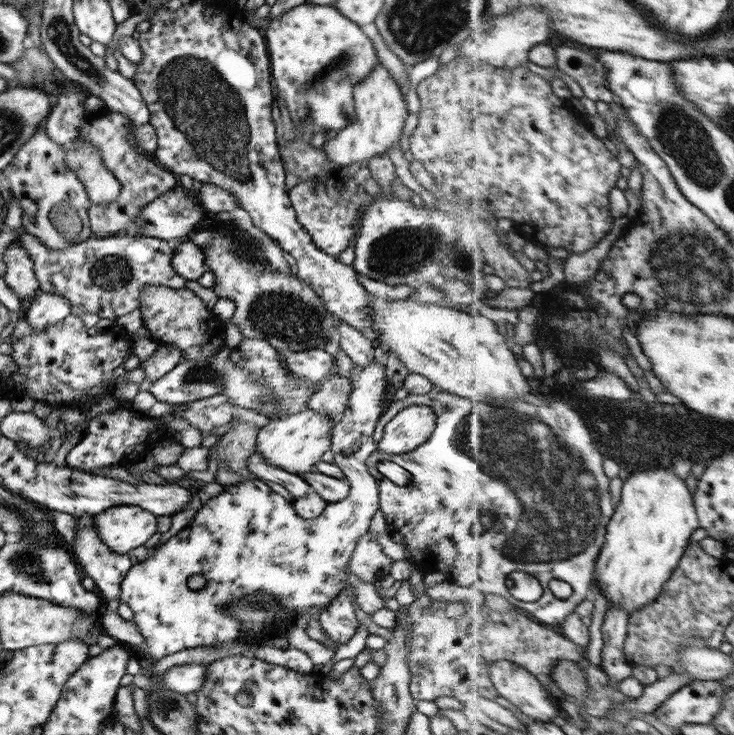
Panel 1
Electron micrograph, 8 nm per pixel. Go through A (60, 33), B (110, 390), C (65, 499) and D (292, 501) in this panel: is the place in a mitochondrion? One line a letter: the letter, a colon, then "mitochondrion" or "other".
A: mitochondrion
B: other
C: other
D: other

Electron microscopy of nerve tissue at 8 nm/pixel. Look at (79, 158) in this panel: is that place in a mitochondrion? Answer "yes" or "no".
no

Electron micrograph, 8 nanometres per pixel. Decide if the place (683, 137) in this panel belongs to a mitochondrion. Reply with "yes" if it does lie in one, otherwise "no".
yes

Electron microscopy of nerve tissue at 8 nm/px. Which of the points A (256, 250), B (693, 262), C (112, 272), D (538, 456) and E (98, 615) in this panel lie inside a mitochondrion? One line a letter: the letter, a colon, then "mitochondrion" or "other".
A: mitochondrion
B: mitochondrion
C: mitochondrion
D: mitochondrion
E: other

